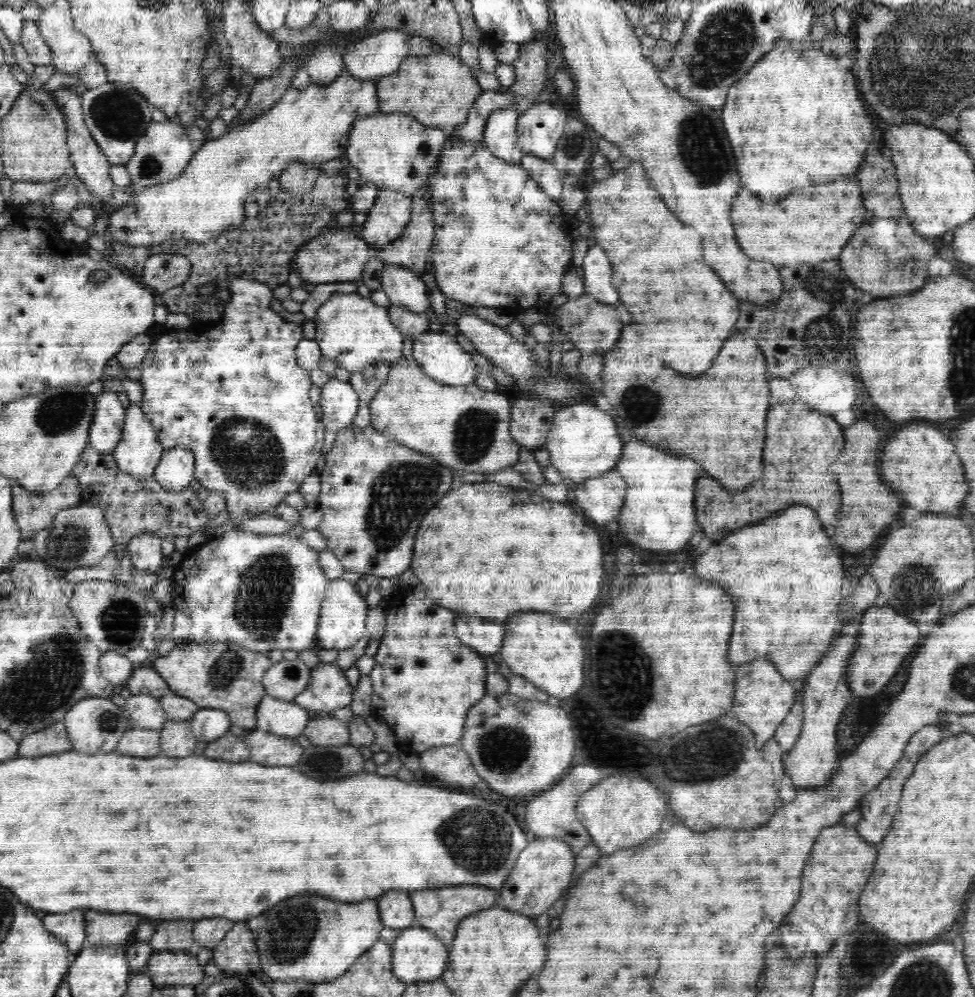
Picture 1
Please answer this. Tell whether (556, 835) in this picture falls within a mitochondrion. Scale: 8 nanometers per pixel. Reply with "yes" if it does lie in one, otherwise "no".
no

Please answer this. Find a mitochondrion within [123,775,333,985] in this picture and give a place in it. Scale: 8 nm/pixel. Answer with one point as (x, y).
(291, 931)

